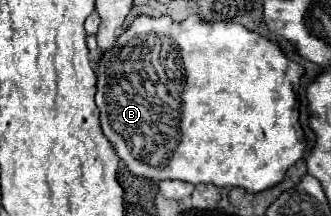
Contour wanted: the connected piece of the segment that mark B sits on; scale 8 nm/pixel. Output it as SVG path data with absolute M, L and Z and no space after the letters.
M137 16L131 26L119 36L115 46L107 50L99 64L97 64L97 94L95 102L101 112L101 130L105 138L113 144L117 156L127 164L127 168L135 176L143 176L149 180L183 180L191 184L215 184L221 188L245 188L247 192L261 192L275 184L279 184L285 176L285 172L303 158L307 138L303 134L303 128L299 124L299 98L297 88L301 84L301 78L305 74L305 68L285 56L281 46L257 32L247 30L241 24L235 22L205 22L195 16L175 22L169 16Z

